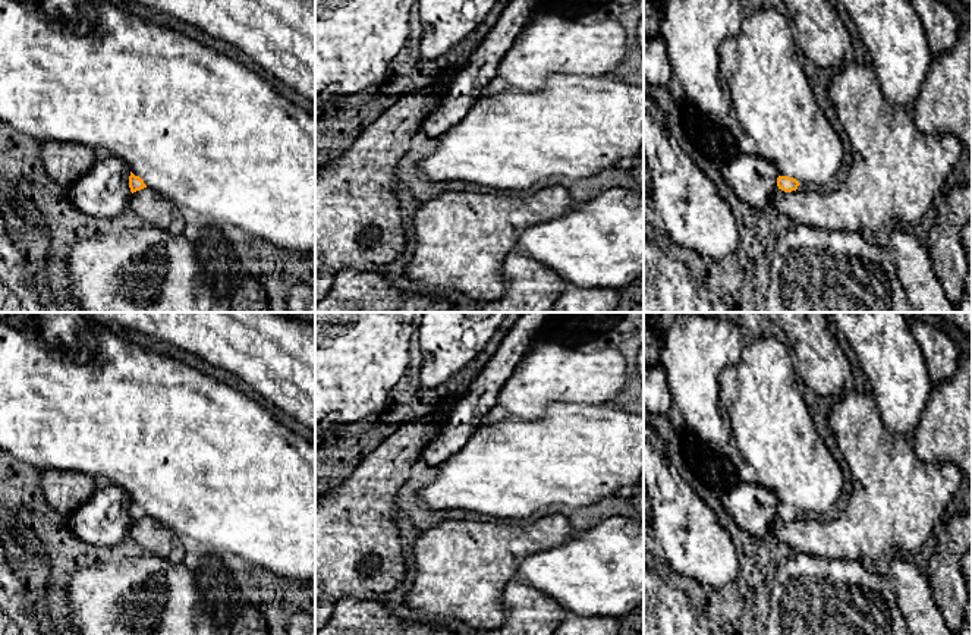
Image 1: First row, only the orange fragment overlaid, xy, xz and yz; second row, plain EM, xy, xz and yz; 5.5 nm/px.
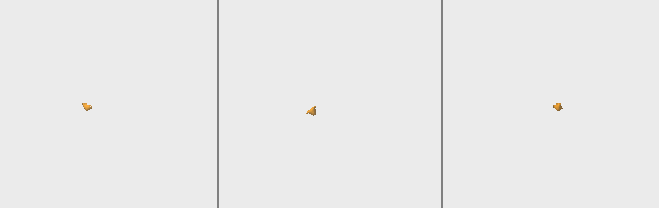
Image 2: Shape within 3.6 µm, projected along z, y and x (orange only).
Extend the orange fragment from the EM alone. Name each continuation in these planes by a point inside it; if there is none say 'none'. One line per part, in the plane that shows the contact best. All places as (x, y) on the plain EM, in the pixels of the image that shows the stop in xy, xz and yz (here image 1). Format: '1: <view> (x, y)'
1: yz (761, 395)

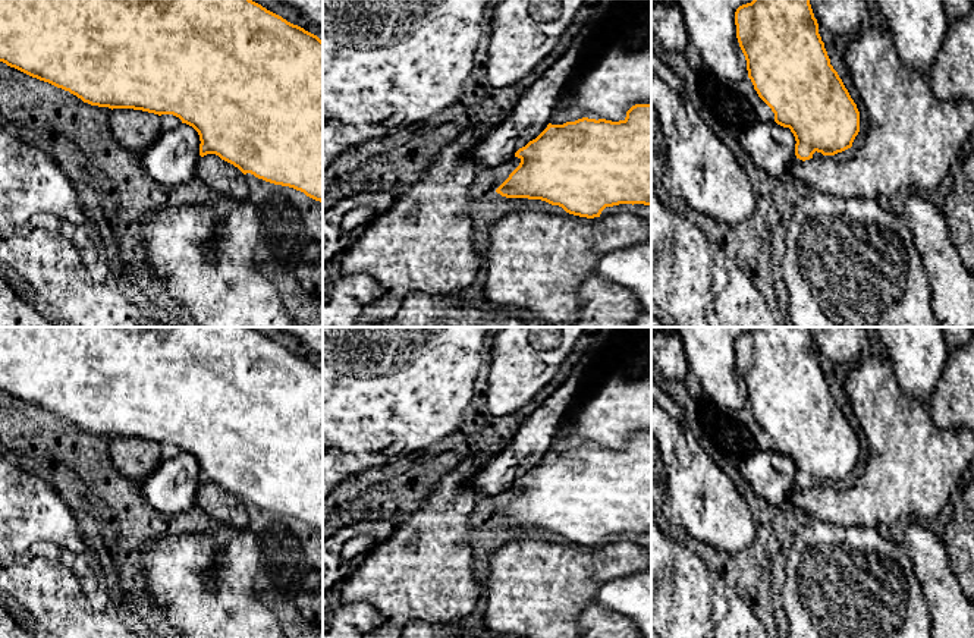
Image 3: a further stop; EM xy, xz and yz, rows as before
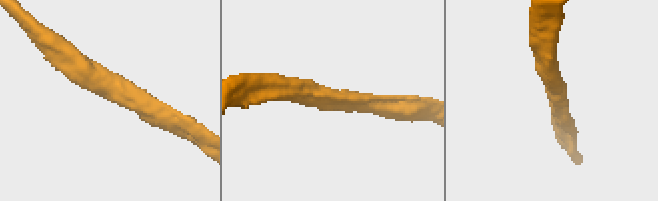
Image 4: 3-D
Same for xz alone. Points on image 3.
none

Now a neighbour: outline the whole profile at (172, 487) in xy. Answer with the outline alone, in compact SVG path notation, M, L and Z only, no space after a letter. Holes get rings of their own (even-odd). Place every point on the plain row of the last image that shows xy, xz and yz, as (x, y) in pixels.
M186 452L163 459L148 477L139 481L142 499L160 513L192 512L197 509L195 497L201 487L199 472L198 461Z

